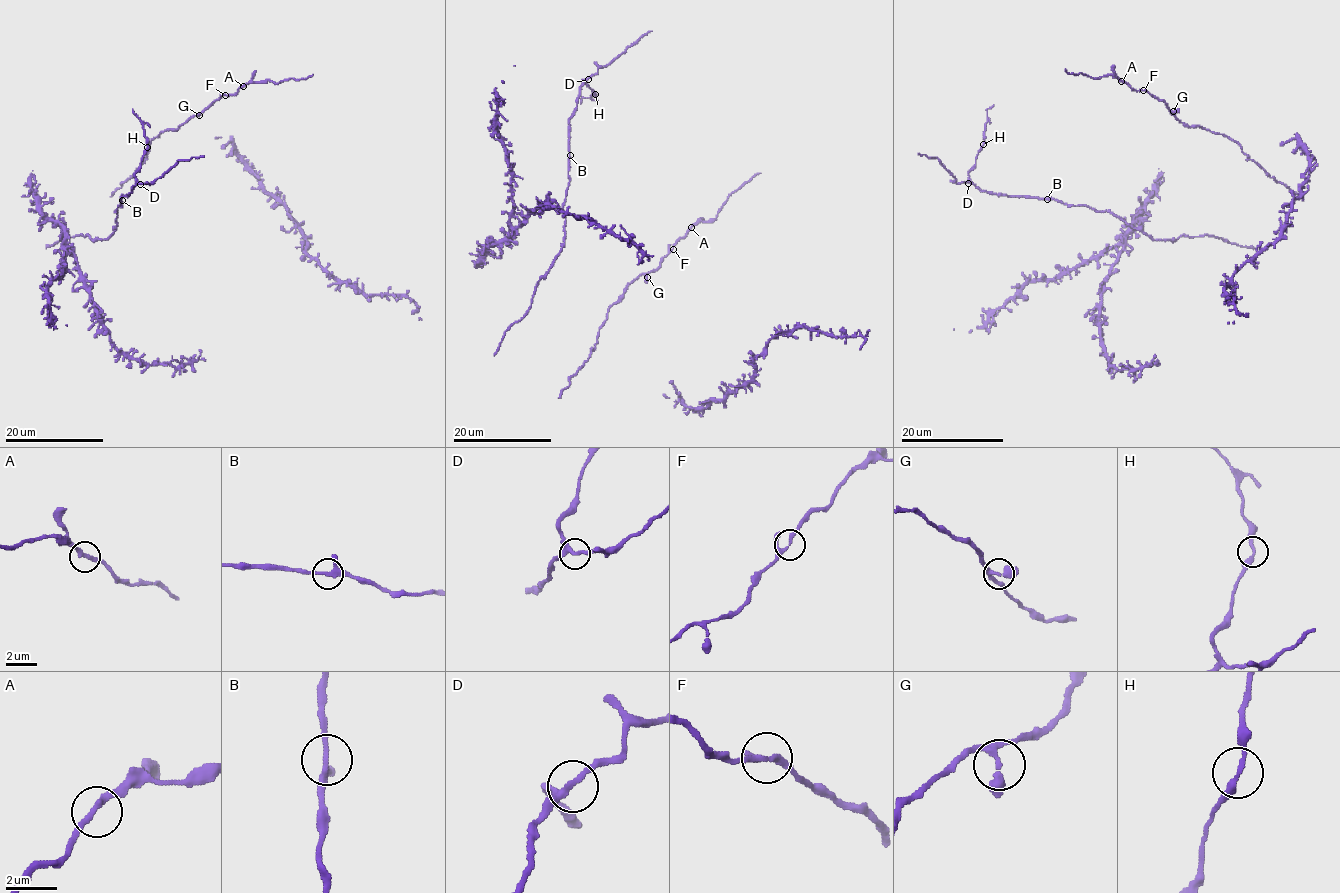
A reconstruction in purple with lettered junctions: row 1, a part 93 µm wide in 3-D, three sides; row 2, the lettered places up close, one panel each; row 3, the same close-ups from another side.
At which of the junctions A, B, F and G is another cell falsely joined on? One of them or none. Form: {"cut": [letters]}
{"cut": []}

